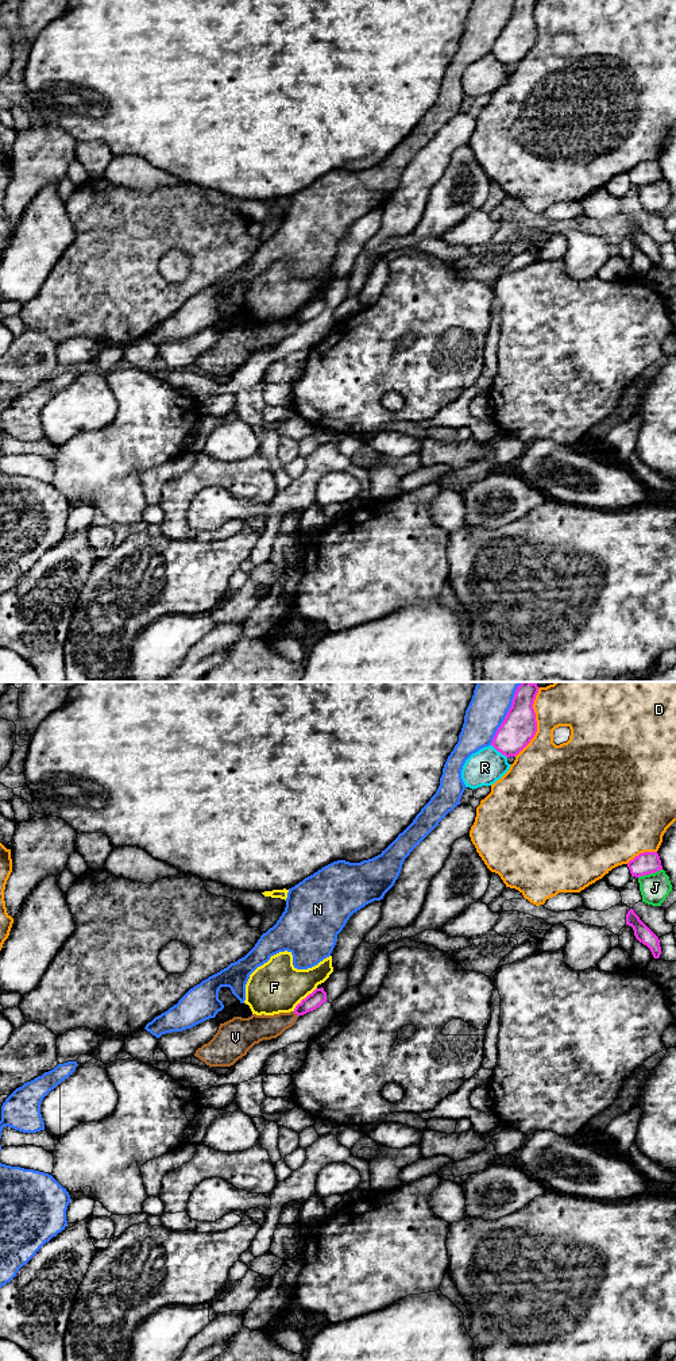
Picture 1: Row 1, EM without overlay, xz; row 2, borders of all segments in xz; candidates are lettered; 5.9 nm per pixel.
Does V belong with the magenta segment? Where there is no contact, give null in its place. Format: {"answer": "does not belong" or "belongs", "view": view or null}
{"answer": "does not belong", "view": "xz"}

